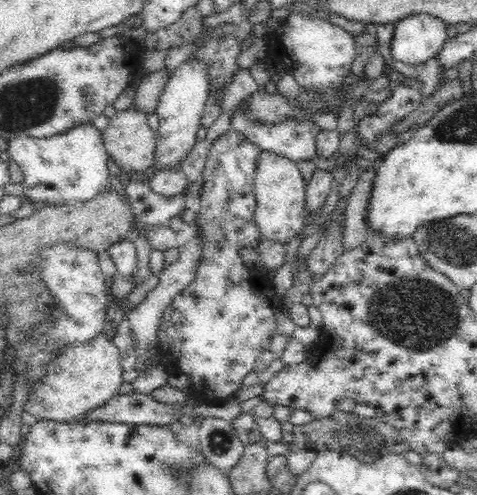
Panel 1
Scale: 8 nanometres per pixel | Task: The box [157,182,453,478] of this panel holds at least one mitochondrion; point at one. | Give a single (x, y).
(366, 442)

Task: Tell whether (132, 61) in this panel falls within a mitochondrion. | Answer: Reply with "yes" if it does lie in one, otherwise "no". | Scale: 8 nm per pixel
no

